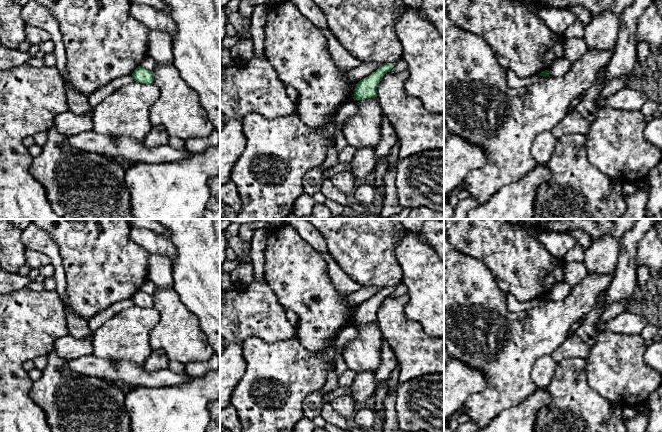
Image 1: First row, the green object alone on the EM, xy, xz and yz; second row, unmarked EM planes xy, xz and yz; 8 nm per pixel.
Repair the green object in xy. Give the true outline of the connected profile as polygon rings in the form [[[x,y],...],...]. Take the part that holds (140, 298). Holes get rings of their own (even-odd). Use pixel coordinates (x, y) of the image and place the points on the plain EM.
[[[138,290],[132,297],[132,301],[136,306],[151,308],[154,305],[154,296],[147,294],[142,290]]]

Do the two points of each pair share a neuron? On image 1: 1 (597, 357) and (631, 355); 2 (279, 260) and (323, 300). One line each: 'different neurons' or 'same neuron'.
1: same neuron
2: same neuron

